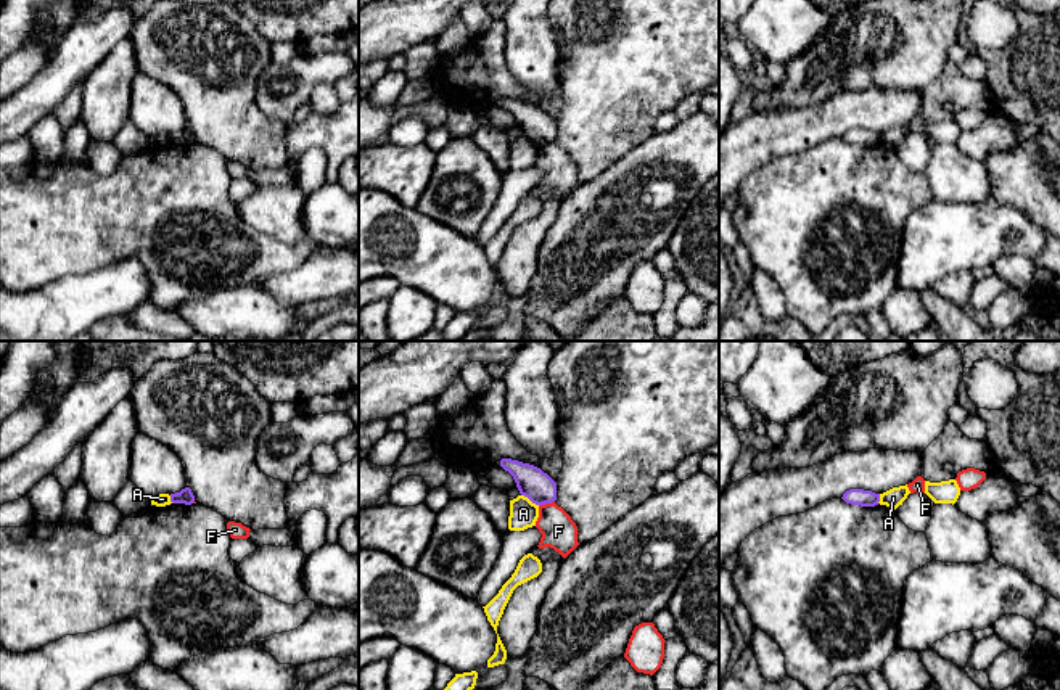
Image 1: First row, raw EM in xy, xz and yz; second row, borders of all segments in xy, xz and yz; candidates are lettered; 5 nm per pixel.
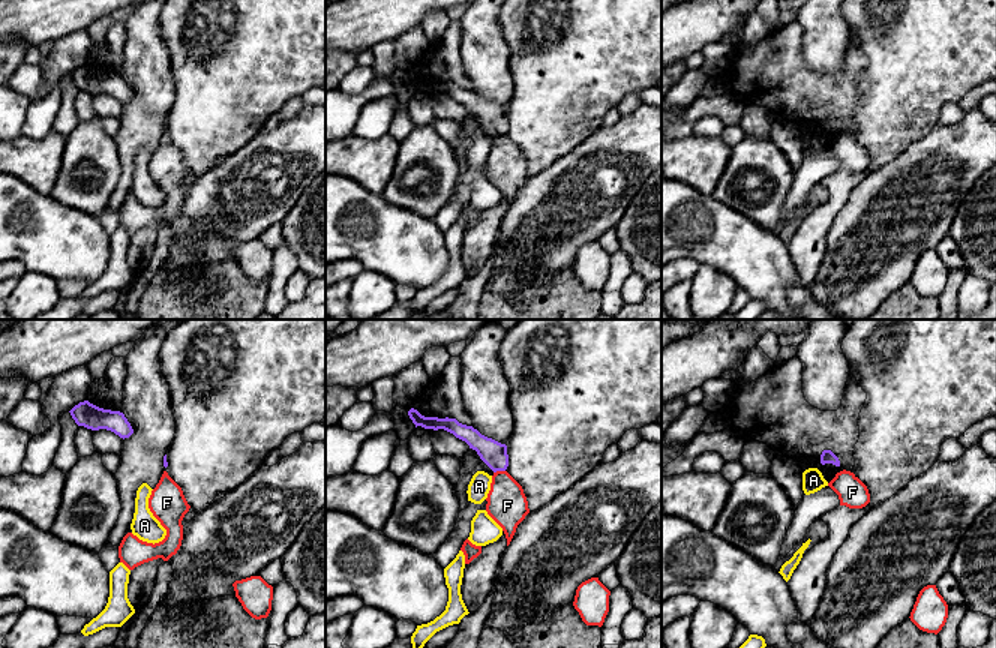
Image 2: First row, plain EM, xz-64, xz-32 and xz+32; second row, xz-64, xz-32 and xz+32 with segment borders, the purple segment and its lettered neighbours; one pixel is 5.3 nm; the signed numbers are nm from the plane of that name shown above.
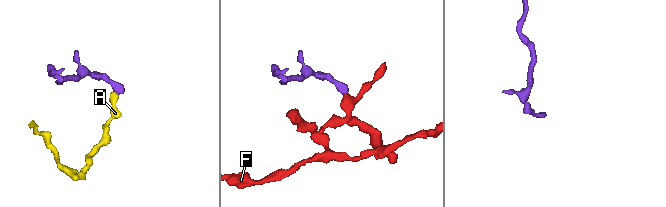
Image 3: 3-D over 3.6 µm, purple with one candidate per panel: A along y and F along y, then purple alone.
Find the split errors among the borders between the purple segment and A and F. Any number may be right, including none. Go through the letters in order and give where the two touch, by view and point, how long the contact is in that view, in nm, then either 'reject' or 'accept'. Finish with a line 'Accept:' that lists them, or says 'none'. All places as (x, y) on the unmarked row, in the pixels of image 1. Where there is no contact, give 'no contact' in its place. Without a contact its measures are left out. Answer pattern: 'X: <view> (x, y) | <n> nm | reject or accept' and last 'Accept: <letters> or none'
A: xz (531, 140) | 110 nm | reject
F: xz (546, 142) | 90 nm | reject
Accept: none

